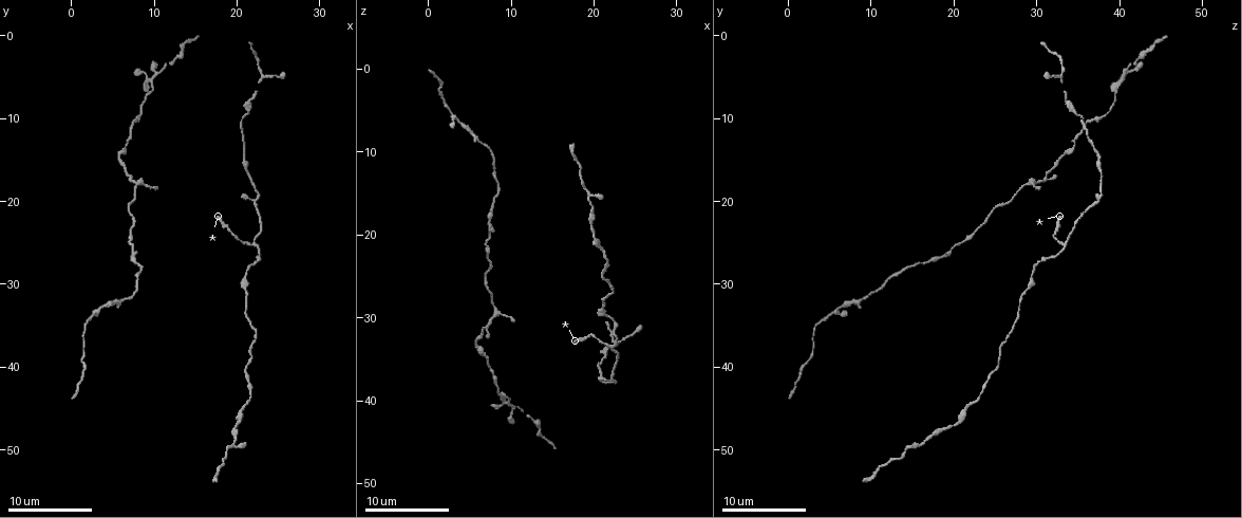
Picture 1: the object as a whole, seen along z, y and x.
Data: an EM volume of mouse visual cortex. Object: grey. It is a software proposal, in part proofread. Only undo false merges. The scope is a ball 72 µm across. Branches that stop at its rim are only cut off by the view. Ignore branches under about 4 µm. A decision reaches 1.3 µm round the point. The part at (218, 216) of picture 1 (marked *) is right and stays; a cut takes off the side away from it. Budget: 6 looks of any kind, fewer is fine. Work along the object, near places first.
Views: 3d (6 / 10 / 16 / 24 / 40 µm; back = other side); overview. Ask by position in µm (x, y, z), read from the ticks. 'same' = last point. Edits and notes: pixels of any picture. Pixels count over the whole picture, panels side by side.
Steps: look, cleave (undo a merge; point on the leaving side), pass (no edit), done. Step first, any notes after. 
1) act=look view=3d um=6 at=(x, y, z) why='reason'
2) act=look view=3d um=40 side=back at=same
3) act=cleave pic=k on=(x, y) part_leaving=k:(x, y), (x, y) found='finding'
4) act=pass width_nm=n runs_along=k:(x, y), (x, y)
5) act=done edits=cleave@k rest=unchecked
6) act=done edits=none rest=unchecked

act=look view=3d um=16 at=(21.4, 31.4, 28.2) why='calibre changes'

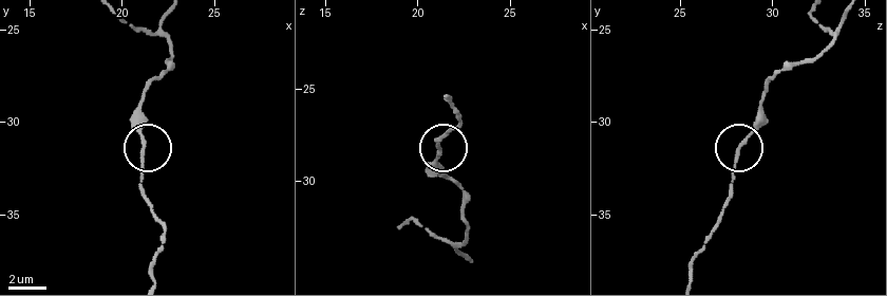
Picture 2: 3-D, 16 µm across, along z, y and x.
act=pass width_nm=190 runs_along=2:(120, 18), (164, 37), (170, 50), (139, 111), (139, 195) found='continuous, no second neuron'

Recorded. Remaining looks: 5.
act=look view=3d um=10 at=(21.8, 24.8, 33.4) why='three arms meet'

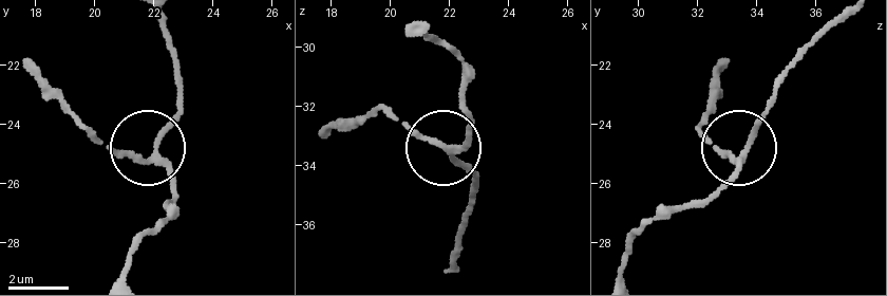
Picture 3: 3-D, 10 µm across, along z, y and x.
act=pass width_nm=170 found='one neuron here'

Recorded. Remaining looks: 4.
act=look view=3d um=10 at=(6.4, 32.0, 8.6) why='sudden change in width'

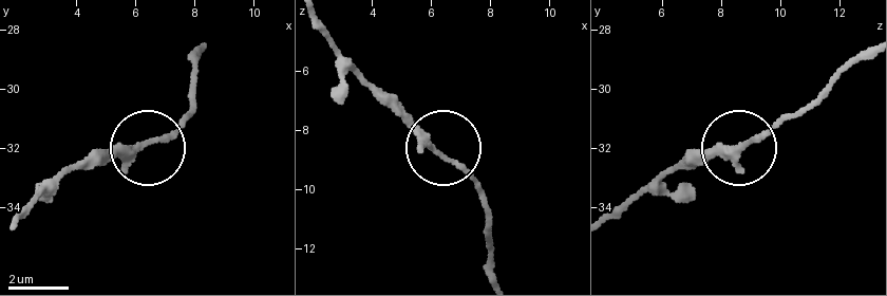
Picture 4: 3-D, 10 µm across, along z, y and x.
act=pass runs_along=4:(496, 272), (484, 196), (385, 92) found='all the same neuron'

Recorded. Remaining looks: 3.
act=done edits=none rest=unchecked

